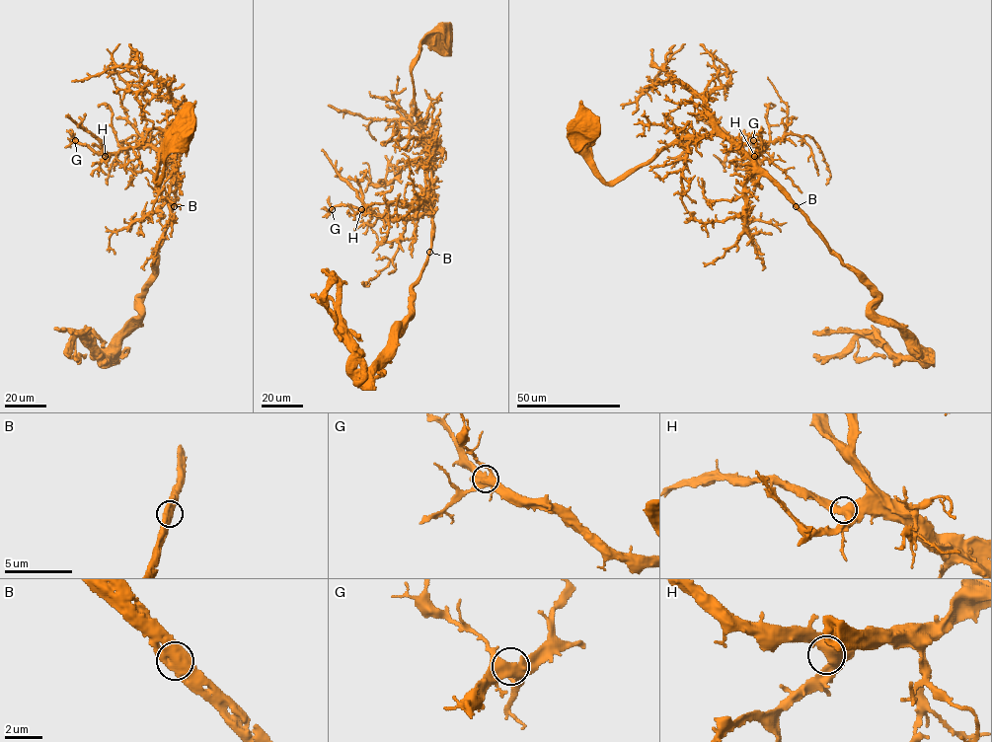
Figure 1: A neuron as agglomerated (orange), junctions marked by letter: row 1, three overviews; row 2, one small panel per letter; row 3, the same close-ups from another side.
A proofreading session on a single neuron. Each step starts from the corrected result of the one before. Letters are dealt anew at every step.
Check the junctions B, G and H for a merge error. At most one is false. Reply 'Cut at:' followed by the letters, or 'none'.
Cut at: none

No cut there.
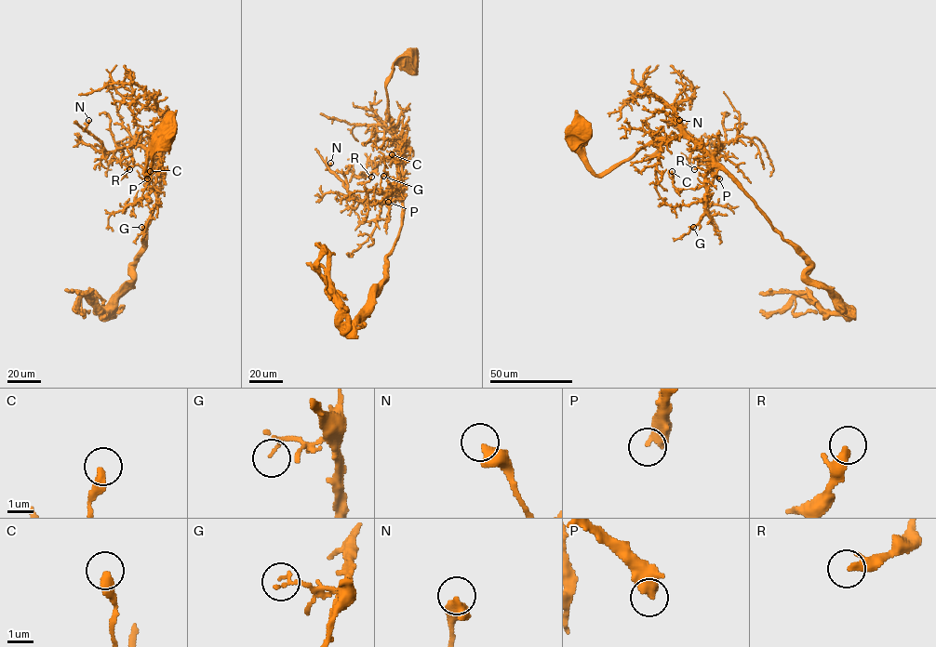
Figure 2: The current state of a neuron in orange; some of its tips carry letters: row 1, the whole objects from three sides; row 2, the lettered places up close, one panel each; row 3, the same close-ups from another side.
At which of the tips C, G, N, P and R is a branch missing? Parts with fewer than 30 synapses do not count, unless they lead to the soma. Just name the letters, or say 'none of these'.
P

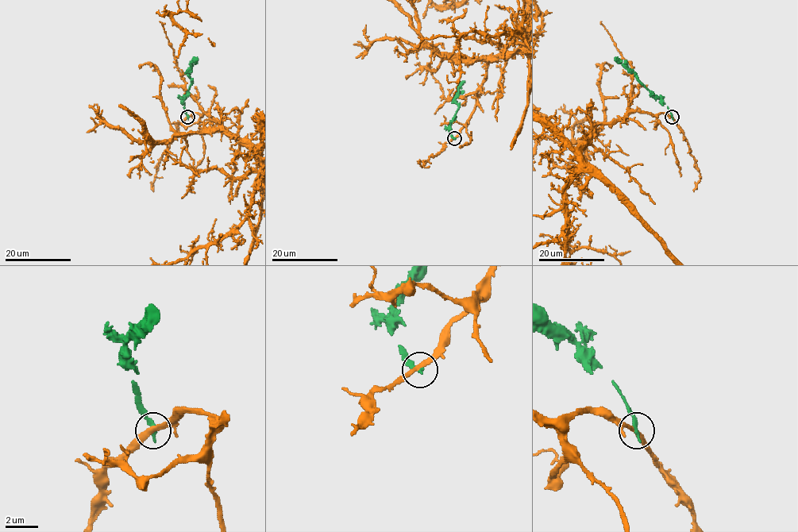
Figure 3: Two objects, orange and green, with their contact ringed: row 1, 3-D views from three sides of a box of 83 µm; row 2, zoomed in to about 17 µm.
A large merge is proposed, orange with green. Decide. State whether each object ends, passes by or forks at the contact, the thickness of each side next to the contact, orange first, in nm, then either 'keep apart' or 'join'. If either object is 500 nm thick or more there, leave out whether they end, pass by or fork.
orange passes by; green ends there; 280 nm thick on the orange side, 280 nm on the other; keep apart

